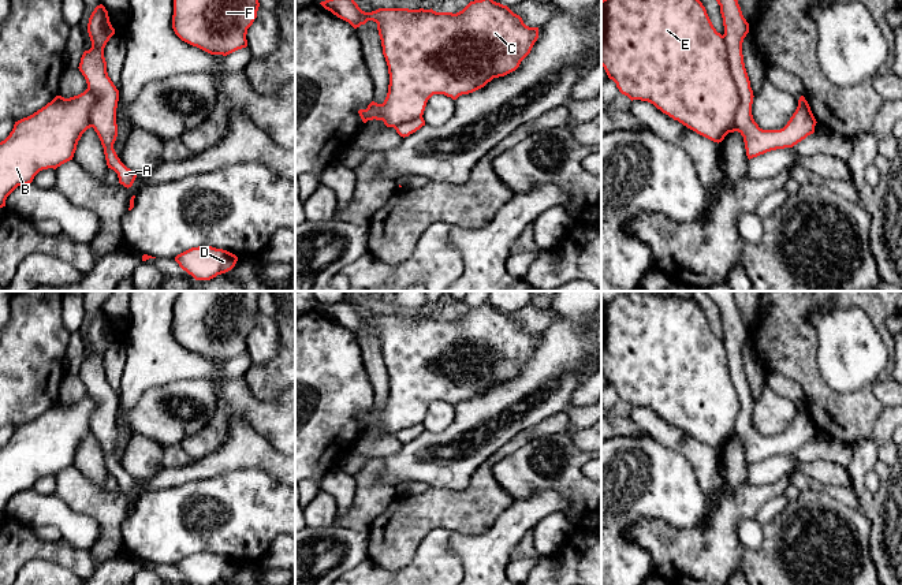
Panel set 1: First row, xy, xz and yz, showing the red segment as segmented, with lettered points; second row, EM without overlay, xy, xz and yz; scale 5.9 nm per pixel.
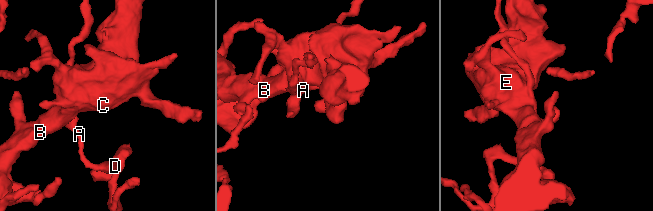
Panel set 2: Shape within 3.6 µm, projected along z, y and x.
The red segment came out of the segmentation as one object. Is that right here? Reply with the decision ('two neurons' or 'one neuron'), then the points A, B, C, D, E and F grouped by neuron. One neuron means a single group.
two neurons; groups A D / B C E F

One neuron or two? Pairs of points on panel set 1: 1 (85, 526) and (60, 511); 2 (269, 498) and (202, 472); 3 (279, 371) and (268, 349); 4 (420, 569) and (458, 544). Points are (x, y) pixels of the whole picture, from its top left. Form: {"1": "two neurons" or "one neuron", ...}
{"1": "one neuron", "2": "two neurons", "3": "two neurons", "4": "two neurons"}

